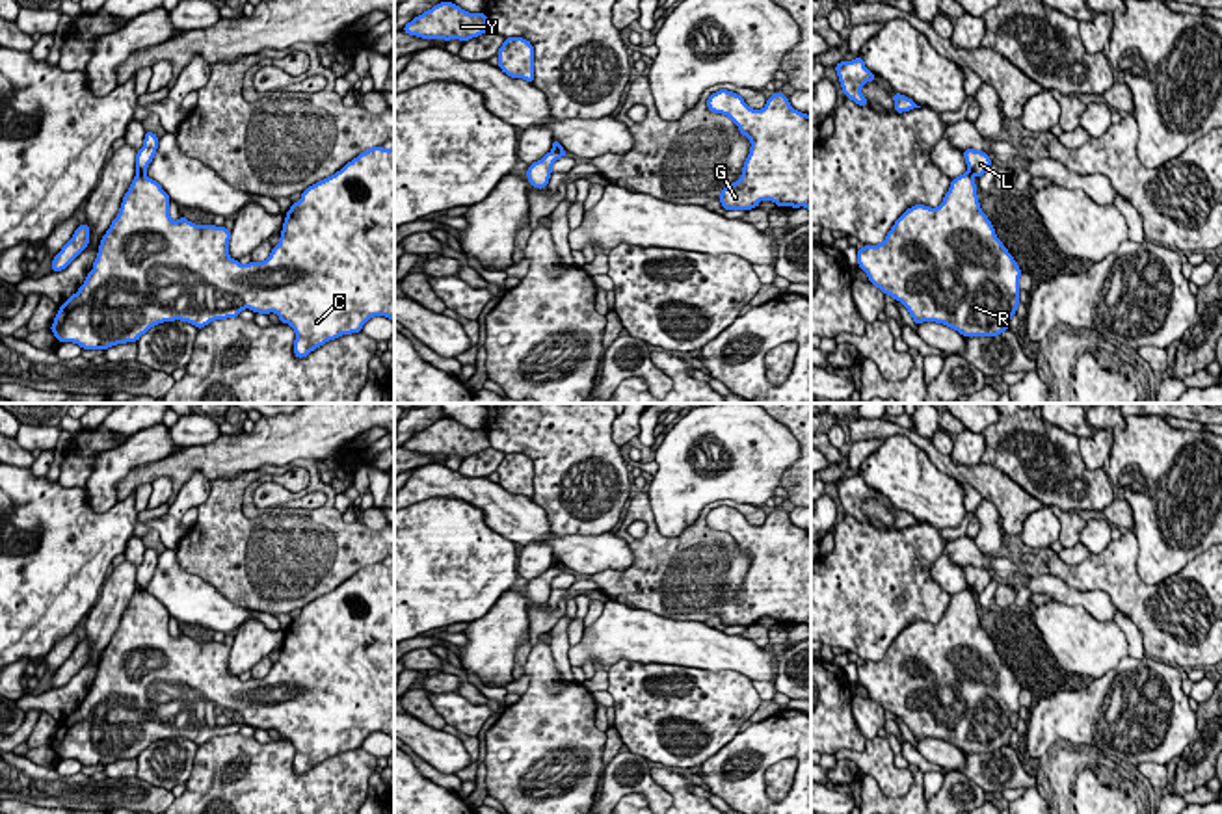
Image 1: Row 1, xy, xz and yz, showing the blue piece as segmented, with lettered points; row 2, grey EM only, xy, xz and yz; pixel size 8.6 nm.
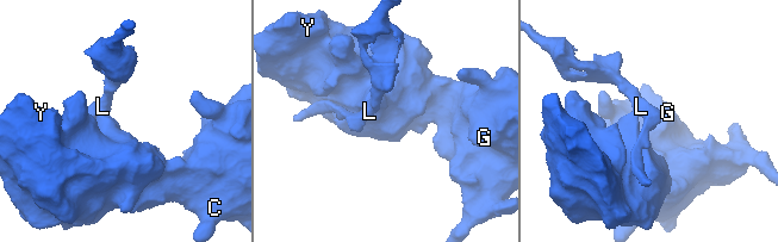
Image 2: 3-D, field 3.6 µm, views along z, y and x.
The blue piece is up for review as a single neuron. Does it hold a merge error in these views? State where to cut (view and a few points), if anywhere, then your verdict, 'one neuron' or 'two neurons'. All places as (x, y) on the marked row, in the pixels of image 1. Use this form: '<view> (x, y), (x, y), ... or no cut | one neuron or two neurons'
xy (138, 171), (144, 175) | two neurons

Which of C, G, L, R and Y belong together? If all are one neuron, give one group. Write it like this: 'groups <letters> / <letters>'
groups C G R Y / L

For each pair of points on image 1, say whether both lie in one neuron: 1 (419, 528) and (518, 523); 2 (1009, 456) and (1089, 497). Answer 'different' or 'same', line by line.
1: different
2: same

